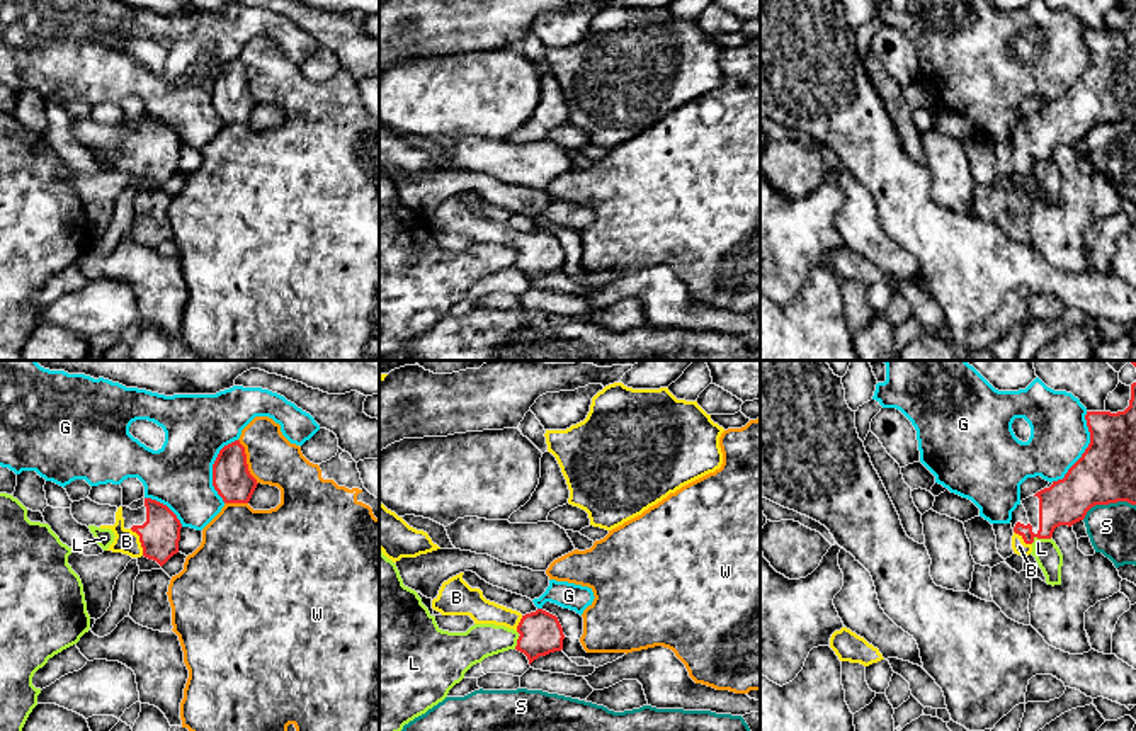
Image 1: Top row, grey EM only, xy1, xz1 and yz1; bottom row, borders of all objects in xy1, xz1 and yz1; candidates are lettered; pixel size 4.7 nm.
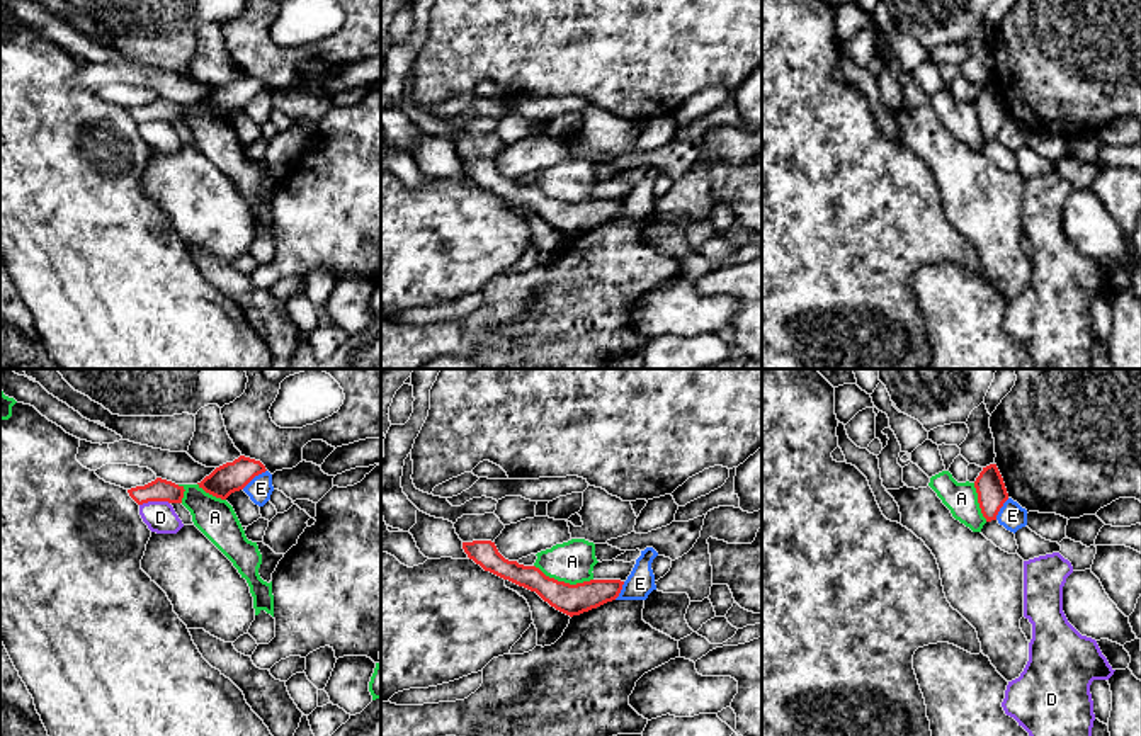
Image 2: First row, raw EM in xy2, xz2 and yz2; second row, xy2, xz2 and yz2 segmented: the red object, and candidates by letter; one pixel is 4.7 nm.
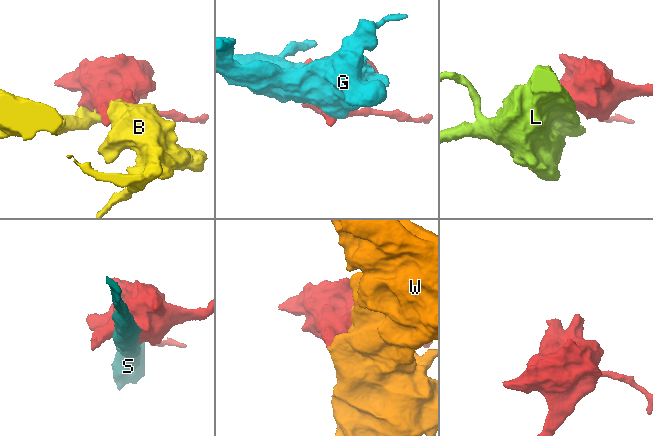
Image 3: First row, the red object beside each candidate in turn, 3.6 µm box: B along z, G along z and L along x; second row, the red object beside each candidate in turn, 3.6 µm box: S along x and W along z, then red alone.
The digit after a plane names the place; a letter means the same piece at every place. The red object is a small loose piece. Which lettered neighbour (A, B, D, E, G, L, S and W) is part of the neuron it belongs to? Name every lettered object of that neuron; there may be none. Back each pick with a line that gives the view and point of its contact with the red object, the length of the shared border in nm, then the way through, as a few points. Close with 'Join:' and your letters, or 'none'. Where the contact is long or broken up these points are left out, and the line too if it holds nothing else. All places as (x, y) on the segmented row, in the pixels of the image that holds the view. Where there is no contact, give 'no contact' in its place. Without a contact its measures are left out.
B: meets red in xy1 at (140, 541); contact 140 nm long; runs through xy1 (160, 534), (155, 539), (140, 541), (126, 541)
Join: B

